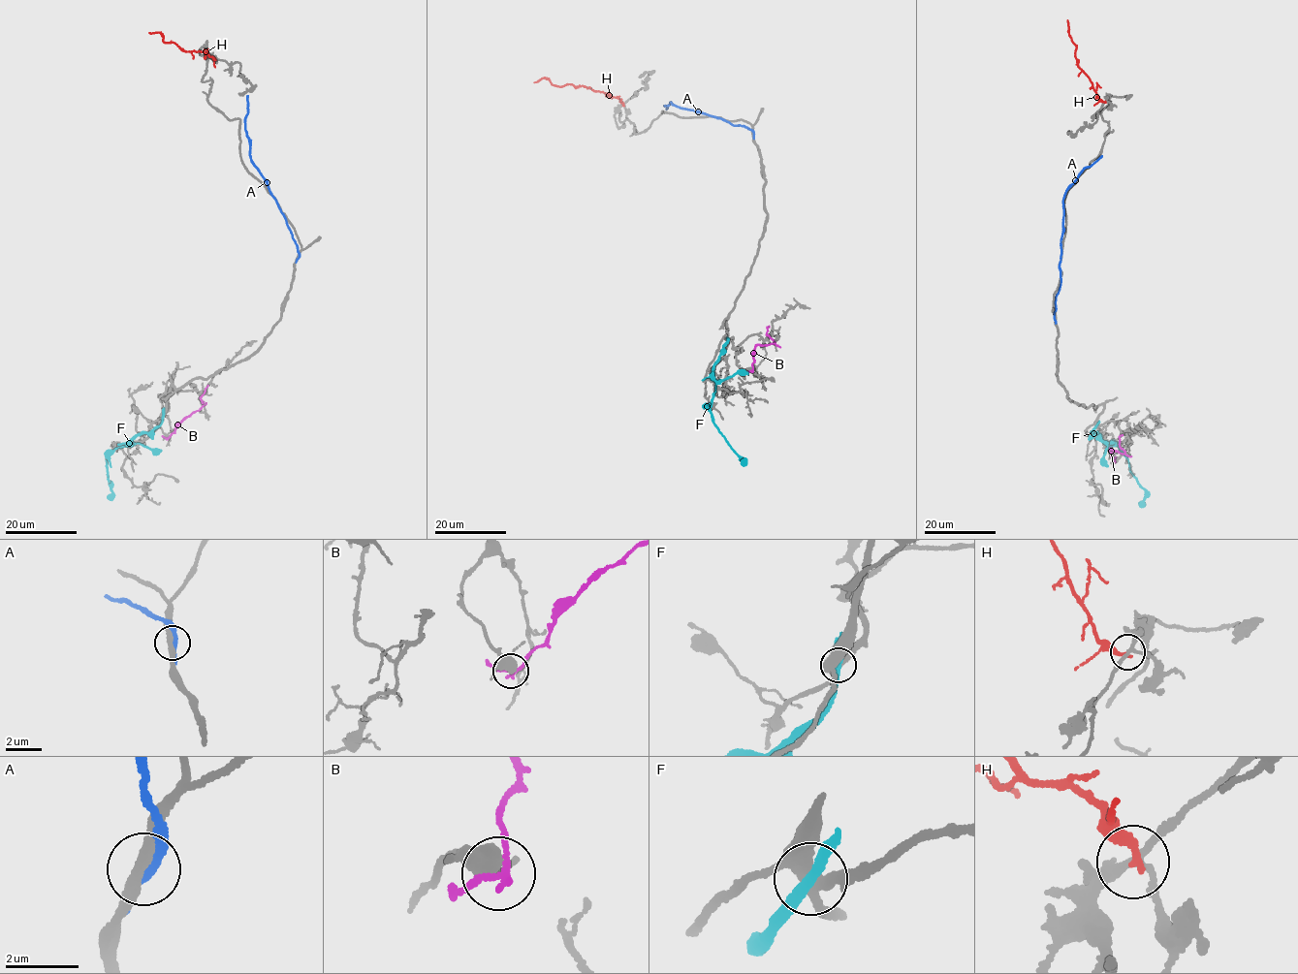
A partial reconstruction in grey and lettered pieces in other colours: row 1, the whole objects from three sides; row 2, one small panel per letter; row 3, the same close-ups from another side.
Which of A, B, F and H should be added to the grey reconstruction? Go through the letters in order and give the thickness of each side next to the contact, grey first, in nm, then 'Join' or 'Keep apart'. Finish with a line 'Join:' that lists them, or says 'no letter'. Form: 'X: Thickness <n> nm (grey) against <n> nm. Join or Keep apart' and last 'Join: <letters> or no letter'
A: Thickness 280 nm (grey) against 190 nm. Keep apart
B: Thickness 360 nm (grey) against 170 nm. Keep apart
F: Thickness 400 nm (grey) against 320 nm. Keep apart
H: Thickness 200 nm (grey) against 280 nm. Keep apart
Join: no letter

